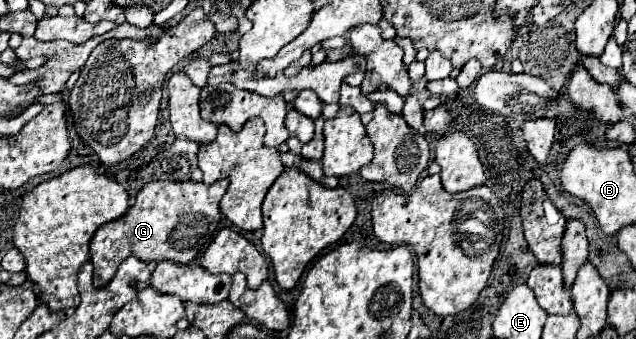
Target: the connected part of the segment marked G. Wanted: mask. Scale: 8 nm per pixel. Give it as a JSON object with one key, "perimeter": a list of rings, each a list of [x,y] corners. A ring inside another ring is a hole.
{"perimeter":[[[226,178],[214,184],[192,182],[192,180],[146,182],[138,192],[136,202],[122,218],[108,222],[106,226],[100,226],[94,232],[94,238],[90,242],[90,262],[94,264],[94,278],[92,278],[94,286],[106,286],[116,274],[118,264],[130,254],[144,262],[148,260],[154,262],[170,260],[178,264],[192,262],[198,254],[202,254],[210,246],[210,242],[216,236],[220,224],[218,202],[226,192],[226,186],[228,186]]]}

